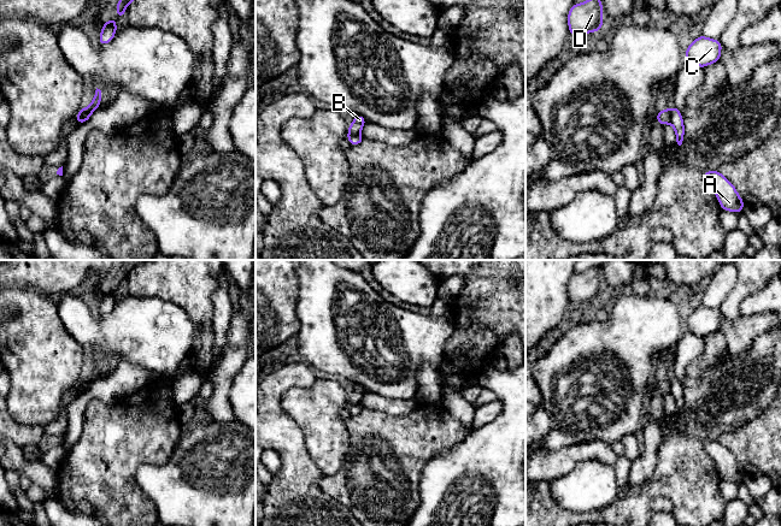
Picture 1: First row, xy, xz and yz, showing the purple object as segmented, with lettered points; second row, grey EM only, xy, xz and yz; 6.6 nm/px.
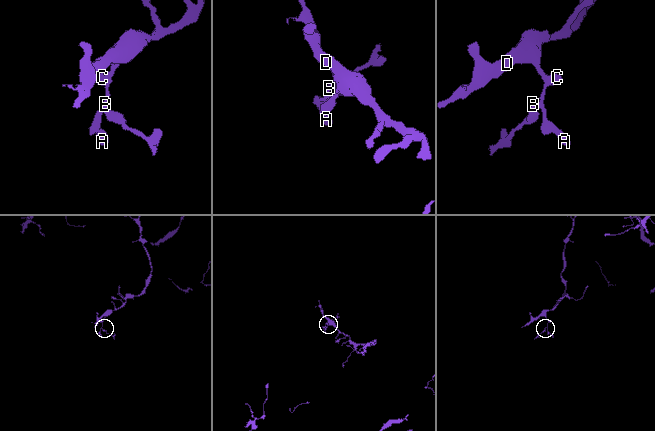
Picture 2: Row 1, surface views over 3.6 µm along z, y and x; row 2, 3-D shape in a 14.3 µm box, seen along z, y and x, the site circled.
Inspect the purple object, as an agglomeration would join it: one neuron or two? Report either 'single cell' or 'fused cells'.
fused cells

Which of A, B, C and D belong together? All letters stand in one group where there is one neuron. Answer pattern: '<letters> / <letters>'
A C D / B

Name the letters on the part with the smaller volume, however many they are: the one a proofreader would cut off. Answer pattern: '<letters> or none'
B

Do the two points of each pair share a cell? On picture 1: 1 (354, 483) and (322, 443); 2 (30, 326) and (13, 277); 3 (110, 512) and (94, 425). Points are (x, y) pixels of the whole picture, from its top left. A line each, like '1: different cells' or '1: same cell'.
1: different cells
2: different cells
3: same cell

